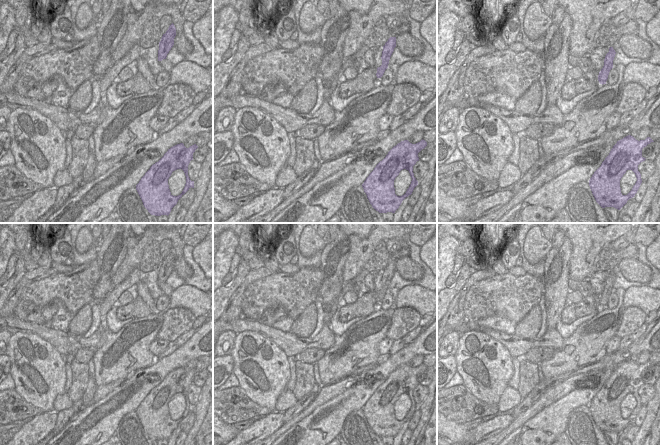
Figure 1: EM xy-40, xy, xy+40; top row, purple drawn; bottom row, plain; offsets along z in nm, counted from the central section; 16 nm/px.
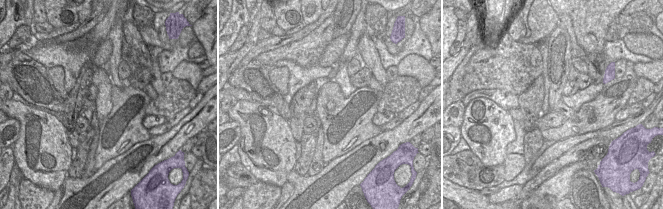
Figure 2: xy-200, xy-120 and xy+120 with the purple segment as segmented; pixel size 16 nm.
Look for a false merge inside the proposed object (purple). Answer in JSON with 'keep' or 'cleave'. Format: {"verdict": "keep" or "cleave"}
{"verdict": "cleave"}

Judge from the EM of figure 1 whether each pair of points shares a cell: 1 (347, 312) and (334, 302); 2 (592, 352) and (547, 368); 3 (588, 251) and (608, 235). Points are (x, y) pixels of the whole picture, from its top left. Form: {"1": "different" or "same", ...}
{"1": "different", "2": "same", "3": "same"}

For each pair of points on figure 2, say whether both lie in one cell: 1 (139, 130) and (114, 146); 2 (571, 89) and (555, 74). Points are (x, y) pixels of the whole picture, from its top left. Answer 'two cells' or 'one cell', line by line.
1: one cell
2: two cells

